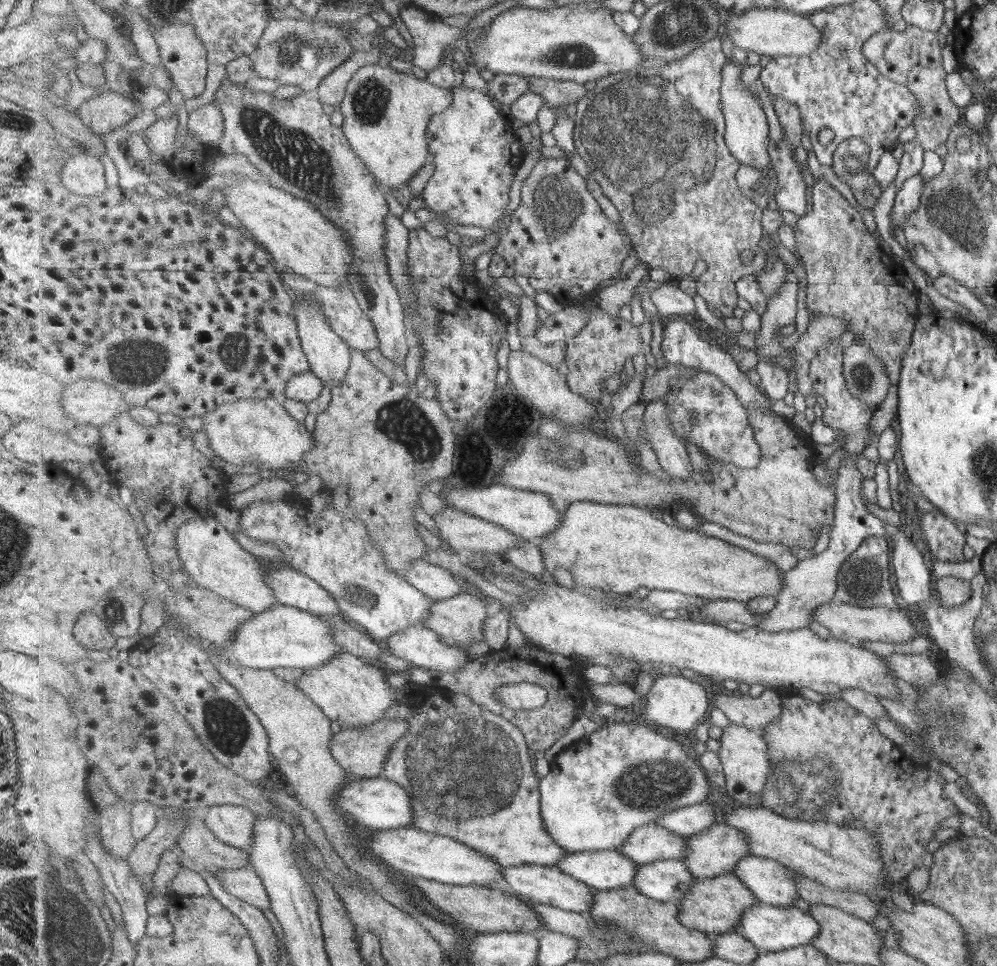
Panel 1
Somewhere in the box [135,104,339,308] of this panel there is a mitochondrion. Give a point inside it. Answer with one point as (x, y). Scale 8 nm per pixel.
(318, 143)

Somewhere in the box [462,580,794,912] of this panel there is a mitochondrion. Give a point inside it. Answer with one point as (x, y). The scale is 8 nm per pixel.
(645, 785)

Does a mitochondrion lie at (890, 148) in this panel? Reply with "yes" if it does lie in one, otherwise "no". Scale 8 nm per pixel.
no

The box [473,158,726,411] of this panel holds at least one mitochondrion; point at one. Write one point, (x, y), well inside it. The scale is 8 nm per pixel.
(559, 208)

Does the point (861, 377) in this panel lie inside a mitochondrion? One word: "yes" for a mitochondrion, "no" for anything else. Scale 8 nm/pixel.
yes

